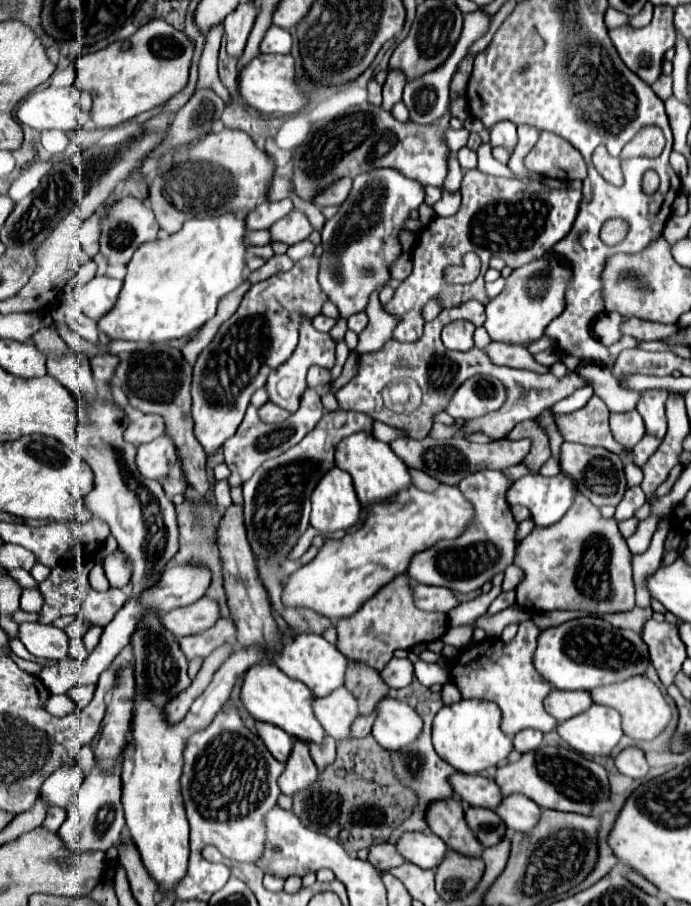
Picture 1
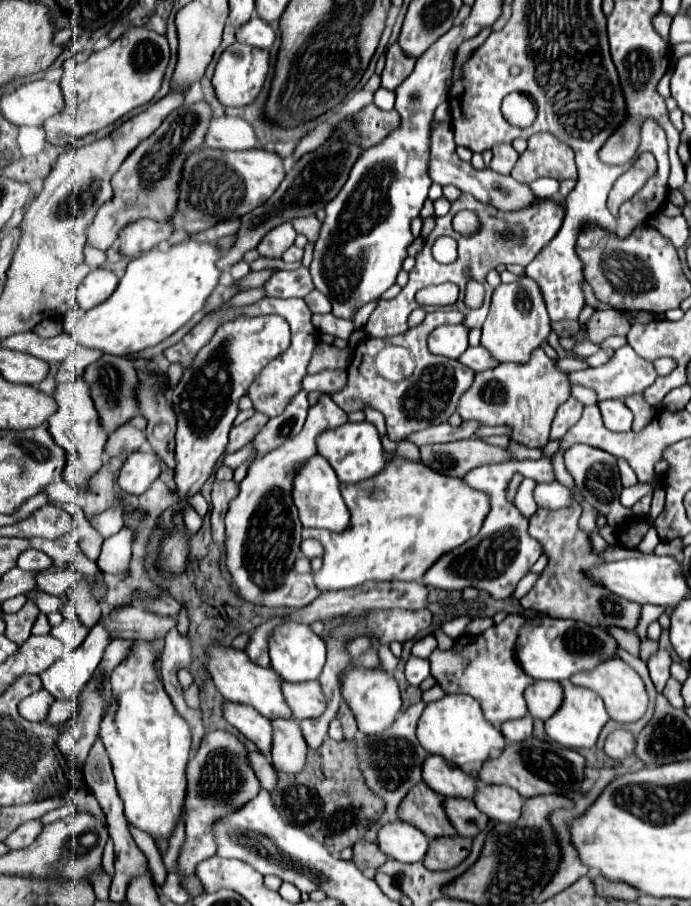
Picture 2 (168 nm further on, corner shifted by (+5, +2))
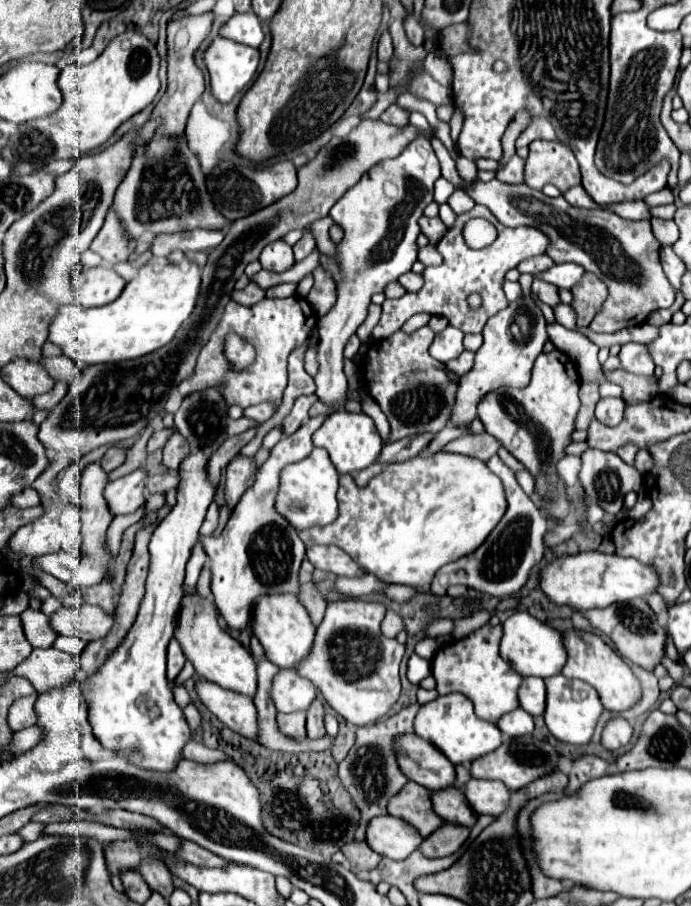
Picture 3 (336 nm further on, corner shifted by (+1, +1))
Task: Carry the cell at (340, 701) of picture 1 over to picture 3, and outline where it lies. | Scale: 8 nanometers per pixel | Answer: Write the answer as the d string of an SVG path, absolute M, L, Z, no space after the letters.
M281 669L273 679L271 697L281 713L307 711L317 697L317 689L313 689L309 679L299 677L295 671L291 673L291 669Z

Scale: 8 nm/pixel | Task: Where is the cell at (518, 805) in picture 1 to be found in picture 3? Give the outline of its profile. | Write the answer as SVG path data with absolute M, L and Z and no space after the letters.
M471 779L467 783L467 793L465 793L469 805L473 811L481 815L493 815L499 817L507 811L509 807L509 797L511 791L501 785L501 781L483 781L483 779Z

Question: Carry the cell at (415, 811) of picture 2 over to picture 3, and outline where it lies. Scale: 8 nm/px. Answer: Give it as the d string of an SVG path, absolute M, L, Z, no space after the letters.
M409 781L401 789L401 793L397 793L389 801L389 815L399 817L399 819L405 819L423 837L429 837L443 823L441 817L437 817L437 813L433 811L431 791L425 789L423 785L413 783L413 781Z

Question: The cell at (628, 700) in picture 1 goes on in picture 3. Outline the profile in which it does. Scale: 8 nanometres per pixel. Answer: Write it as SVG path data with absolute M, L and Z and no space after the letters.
M577 629L565 631L565 647L569 651L569 659L563 669L563 675L569 679L587 681L591 687L595 687L595 691L599 693L601 703L607 711L621 713L639 703L639 699L641 699L639 679L633 675L631 667L599 635L577 631Z

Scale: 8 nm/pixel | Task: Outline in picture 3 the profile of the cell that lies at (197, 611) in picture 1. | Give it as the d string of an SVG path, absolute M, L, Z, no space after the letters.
M83 603L79 609L61 607L49 617L49 621L59 635L73 635L85 641L107 637L113 629L113 613L87 603Z

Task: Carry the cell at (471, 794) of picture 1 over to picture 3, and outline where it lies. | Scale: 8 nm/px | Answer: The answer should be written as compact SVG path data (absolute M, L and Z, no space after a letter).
M415 733L397 737L395 747L399 767L411 781L429 791L441 791L455 783L455 765Z

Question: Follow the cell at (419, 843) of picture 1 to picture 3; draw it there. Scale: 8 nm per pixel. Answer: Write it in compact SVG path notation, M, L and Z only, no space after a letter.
M391 815L371 819L367 827L367 843L379 855L401 861L419 849L423 837L403 819Z

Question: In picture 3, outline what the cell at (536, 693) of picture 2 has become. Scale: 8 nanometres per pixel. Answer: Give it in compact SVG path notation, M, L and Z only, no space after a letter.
M525 677L523 683L521 683L521 687L519 687L519 705L527 713L531 713L533 717L537 717L537 715L543 715L545 701L547 701L547 693L545 693L543 679Z

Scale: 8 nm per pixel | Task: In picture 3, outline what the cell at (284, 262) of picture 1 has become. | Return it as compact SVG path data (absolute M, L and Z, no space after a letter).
M305 229L305 235L303 235L303 239L301 239L299 243L295 243L295 245L293 245L295 261L301 261L301 259L305 259L309 253L313 253L313 249L315 249L315 239L313 239L311 231L309 231L309 229Z

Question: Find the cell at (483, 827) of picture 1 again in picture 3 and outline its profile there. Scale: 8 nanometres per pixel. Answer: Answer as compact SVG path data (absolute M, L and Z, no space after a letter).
M455 787L433 793L433 809L439 813L443 821L453 823L453 825L473 827L479 817L477 813L473 813L473 809L469 809L465 795Z

